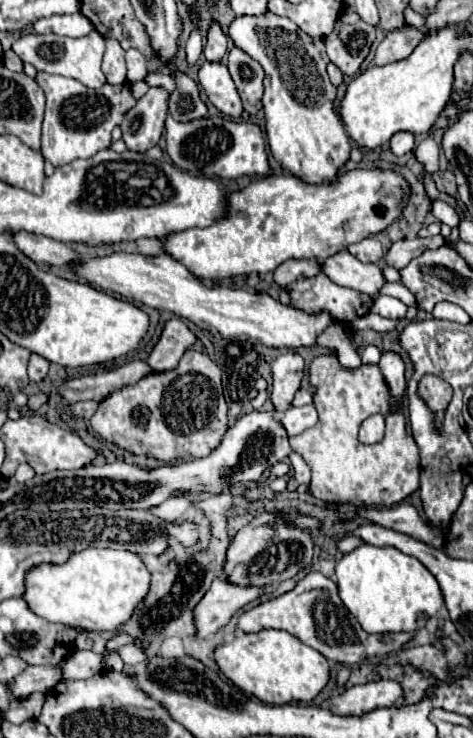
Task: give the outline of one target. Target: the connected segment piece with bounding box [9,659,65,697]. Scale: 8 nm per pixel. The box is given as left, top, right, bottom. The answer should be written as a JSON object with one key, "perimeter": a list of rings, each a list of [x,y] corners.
{"perimeter":[[[65,659],[57,665],[39,665],[39,667],[27,667],[15,681],[9,685],[11,693],[17,697],[25,697],[29,693],[41,691],[47,693],[47,689],[53,689],[61,679],[61,669],[65,665]]]}

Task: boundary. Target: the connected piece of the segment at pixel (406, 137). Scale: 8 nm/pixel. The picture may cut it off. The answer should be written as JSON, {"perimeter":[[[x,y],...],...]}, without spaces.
{"perimeter":[[[403,131],[401,133],[395,133],[389,143],[391,143],[393,155],[405,155],[405,153],[413,151],[413,147],[415,147],[413,135],[411,133],[403,133]]]}

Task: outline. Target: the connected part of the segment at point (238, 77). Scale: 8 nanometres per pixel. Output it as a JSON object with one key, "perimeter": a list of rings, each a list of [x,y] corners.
{"perimeter":[[[233,47],[227,53],[227,67],[231,73],[231,79],[235,81],[235,87],[241,95],[243,109],[251,115],[255,115],[263,105],[263,67],[251,59],[241,49]]]}

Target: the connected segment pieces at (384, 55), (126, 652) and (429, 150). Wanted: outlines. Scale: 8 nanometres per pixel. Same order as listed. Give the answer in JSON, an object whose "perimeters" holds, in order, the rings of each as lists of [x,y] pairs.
{"perimeters":[[[[405,25],[399,31],[387,33],[385,39],[381,41],[381,45],[377,47],[377,53],[375,53],[375,59],[373,59],[375,65],[387,65],[387,63],[395,63],[395,61],[409,57],[411,51],[419,45],[419,41],[423,37],[425,35],[411,25]]],[[[125,645],[123,649],[119,649],[119,655],[127,667],[135,667],[135,665],[145,661],[145,653],[137,645]]],[[[423,139],[413,153],[427,173],[439,171],[439,145],[433,139]]]]}

